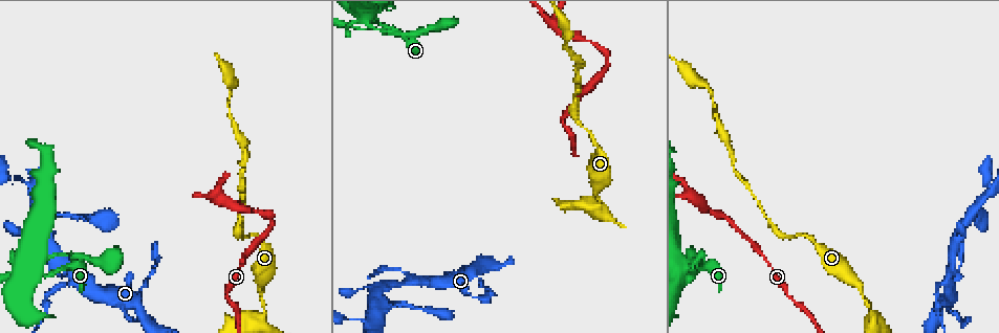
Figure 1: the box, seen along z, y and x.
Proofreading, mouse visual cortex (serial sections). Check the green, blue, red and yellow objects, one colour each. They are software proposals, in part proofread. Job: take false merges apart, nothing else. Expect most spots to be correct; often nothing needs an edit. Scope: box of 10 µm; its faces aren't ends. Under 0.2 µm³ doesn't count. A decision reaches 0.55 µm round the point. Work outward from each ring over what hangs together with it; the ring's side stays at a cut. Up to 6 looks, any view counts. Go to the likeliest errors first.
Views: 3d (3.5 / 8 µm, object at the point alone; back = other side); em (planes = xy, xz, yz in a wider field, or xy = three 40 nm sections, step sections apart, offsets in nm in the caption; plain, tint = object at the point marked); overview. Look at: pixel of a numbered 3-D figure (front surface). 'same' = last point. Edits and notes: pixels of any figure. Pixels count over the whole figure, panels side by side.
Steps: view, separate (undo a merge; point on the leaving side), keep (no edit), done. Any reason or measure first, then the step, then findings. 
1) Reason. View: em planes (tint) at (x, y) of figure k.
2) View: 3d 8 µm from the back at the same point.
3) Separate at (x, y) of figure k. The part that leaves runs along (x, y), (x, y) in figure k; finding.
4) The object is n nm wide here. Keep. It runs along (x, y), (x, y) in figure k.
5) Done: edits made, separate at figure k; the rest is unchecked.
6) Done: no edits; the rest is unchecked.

Sharp bend. View: 3d 3.5 µm at (575, 114) of figure 1.

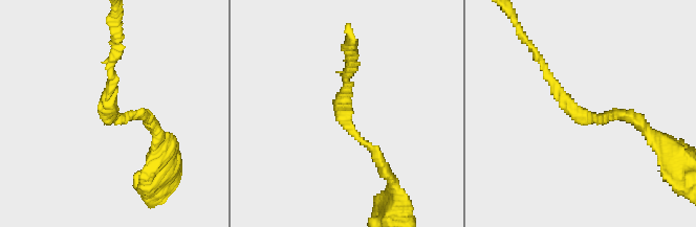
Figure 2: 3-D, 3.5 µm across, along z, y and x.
The arms are 150, 150 nm wide. View: em xy step 2 (tint) at (111, 112) of figure 2.

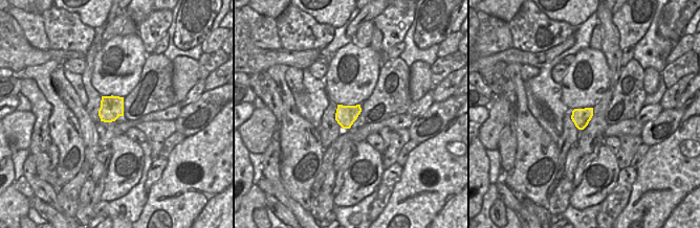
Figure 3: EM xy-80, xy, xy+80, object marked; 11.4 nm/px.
Keep. All the same cell.

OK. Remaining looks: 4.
View: 3d 8 µm at (378, 21) of figure 1.

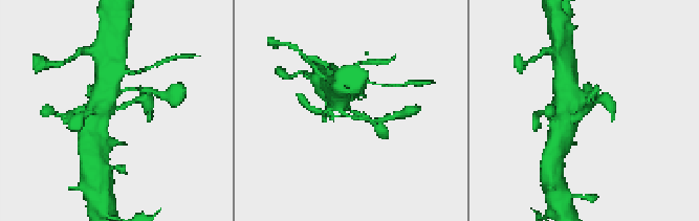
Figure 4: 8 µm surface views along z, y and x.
Zoom in. View: 3d 3.5 µm at the same point.

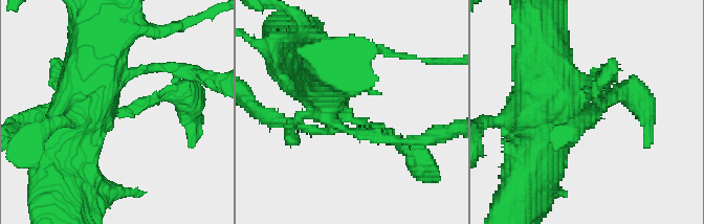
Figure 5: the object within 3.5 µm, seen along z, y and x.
Need the tissue. View: em planes (tint) at (348, 113) of figure 5.

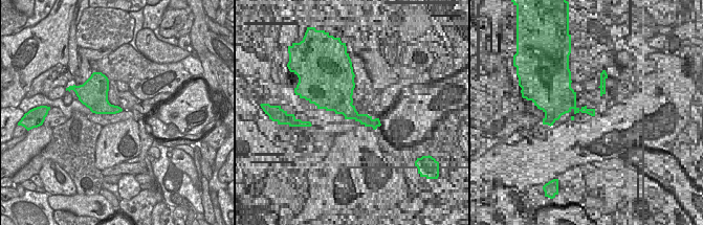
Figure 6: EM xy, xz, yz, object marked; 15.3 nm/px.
Keep. It runs along (401, 147), (331, 98), (328, 72) in figure 5; continuous, no second cell.

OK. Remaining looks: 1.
Done: no edits; the rest is unchecked.

